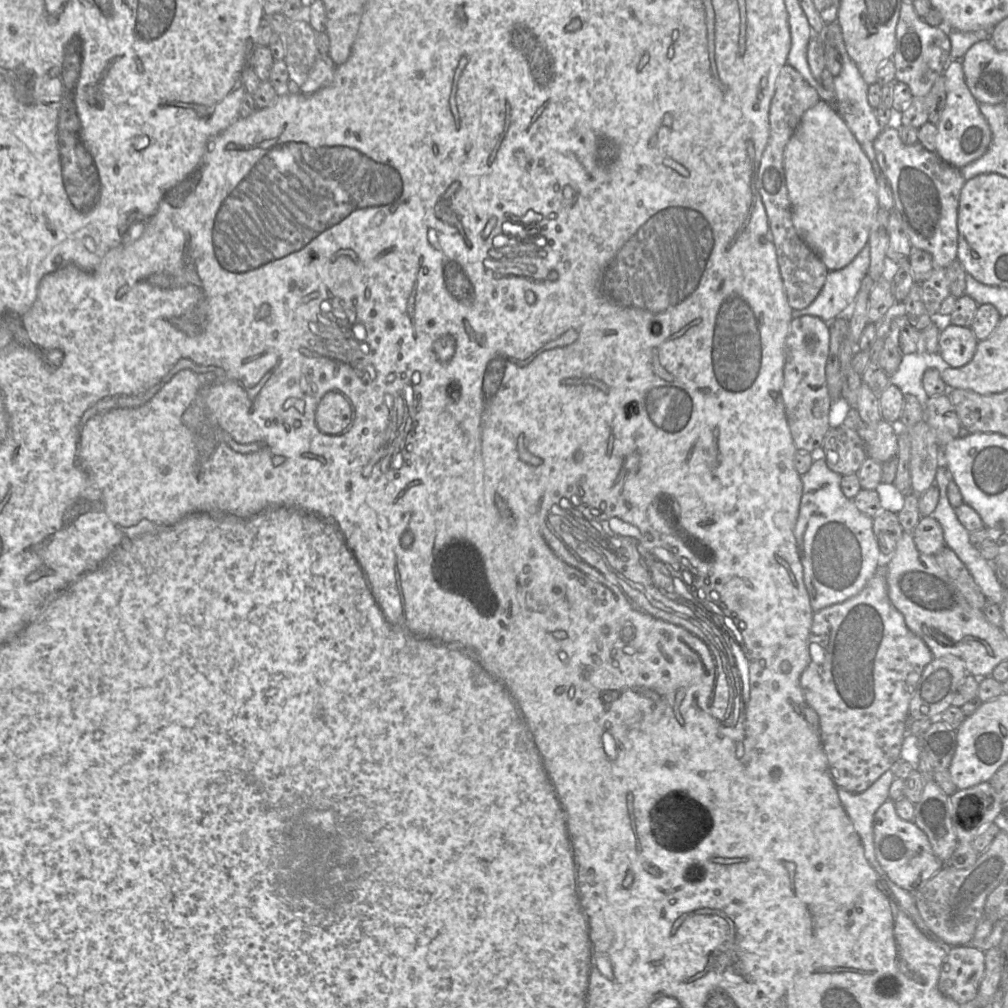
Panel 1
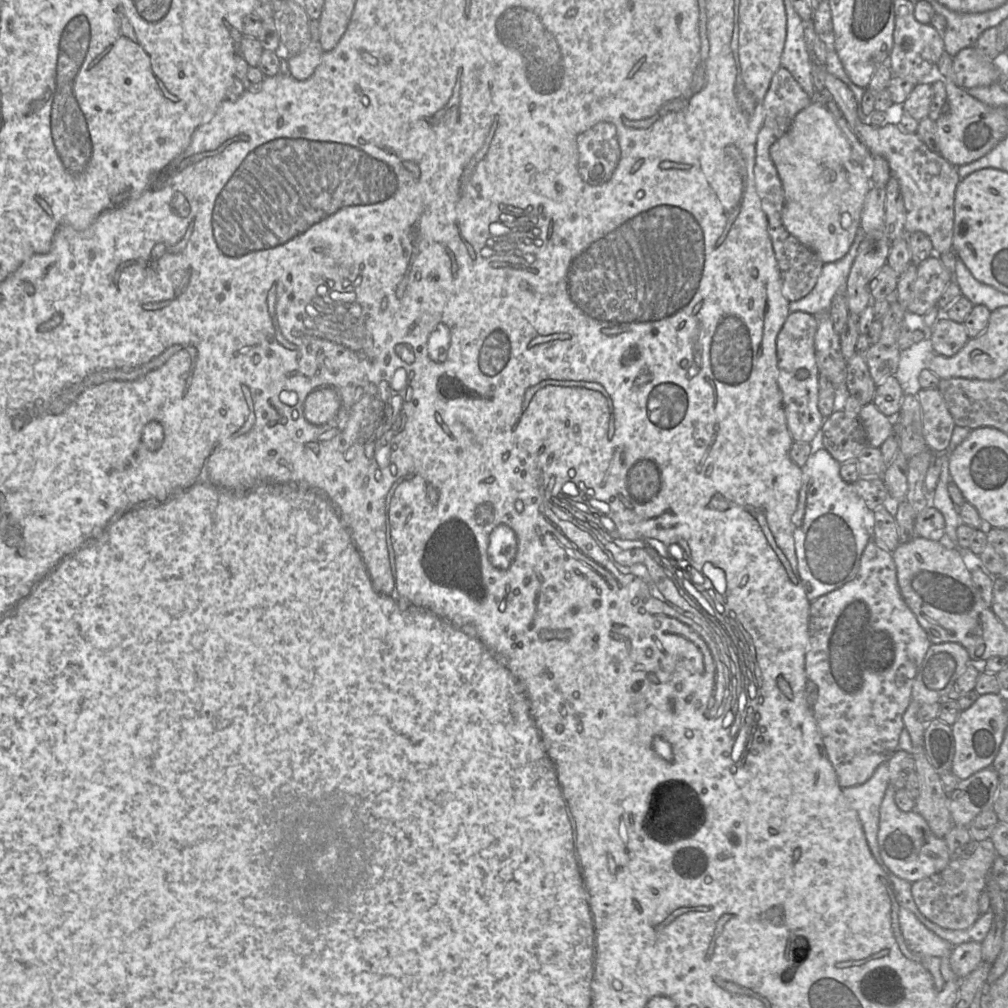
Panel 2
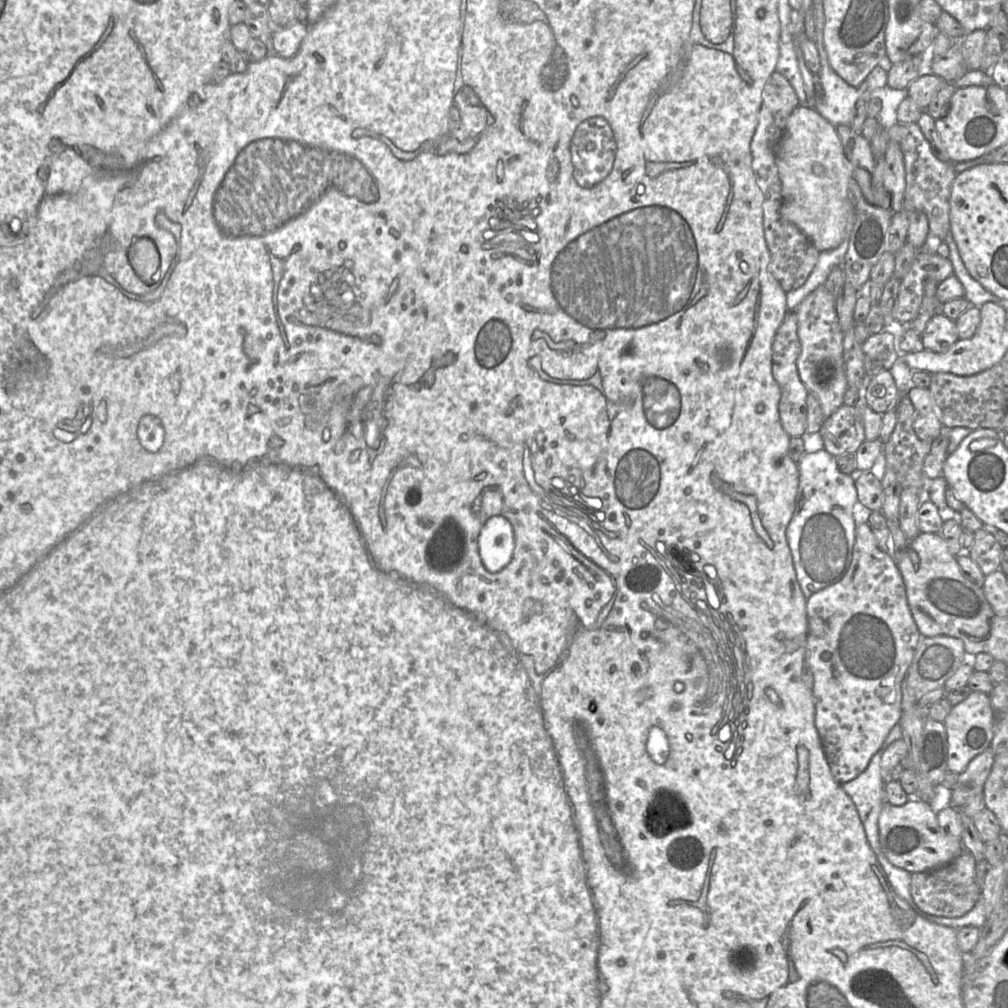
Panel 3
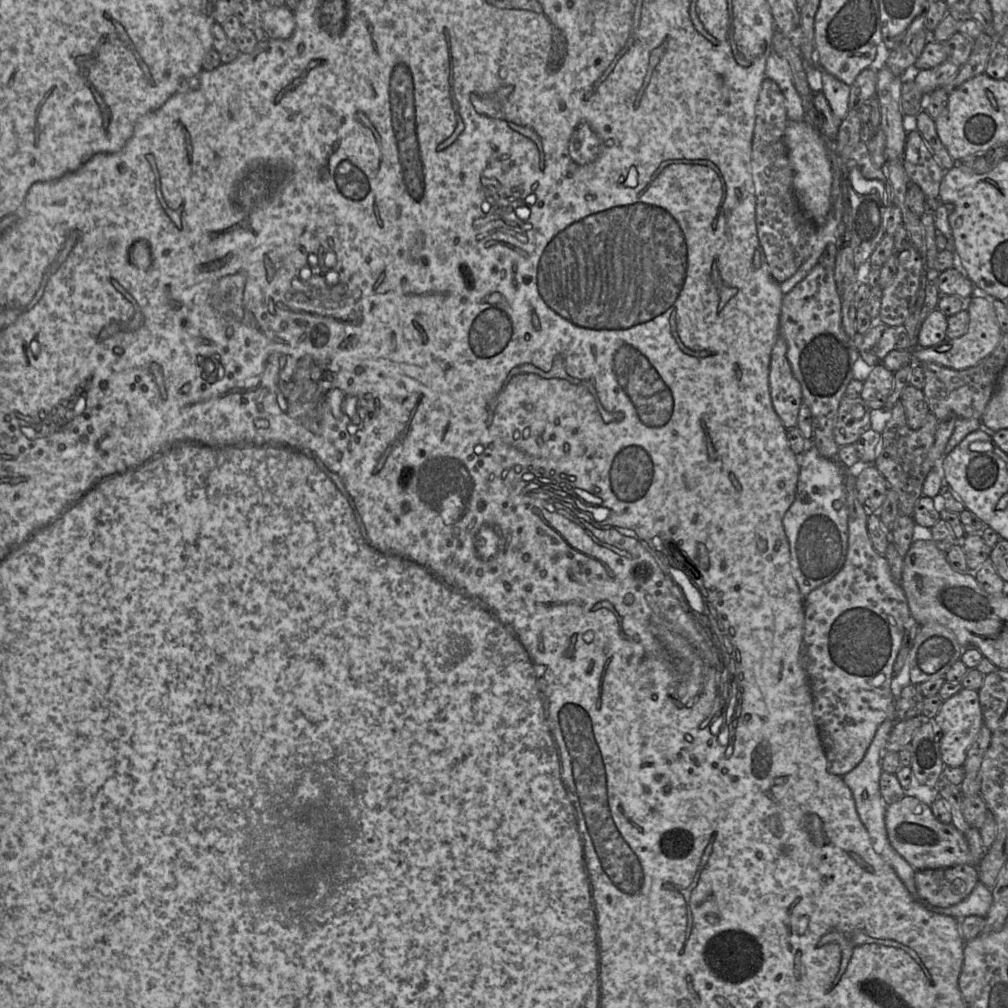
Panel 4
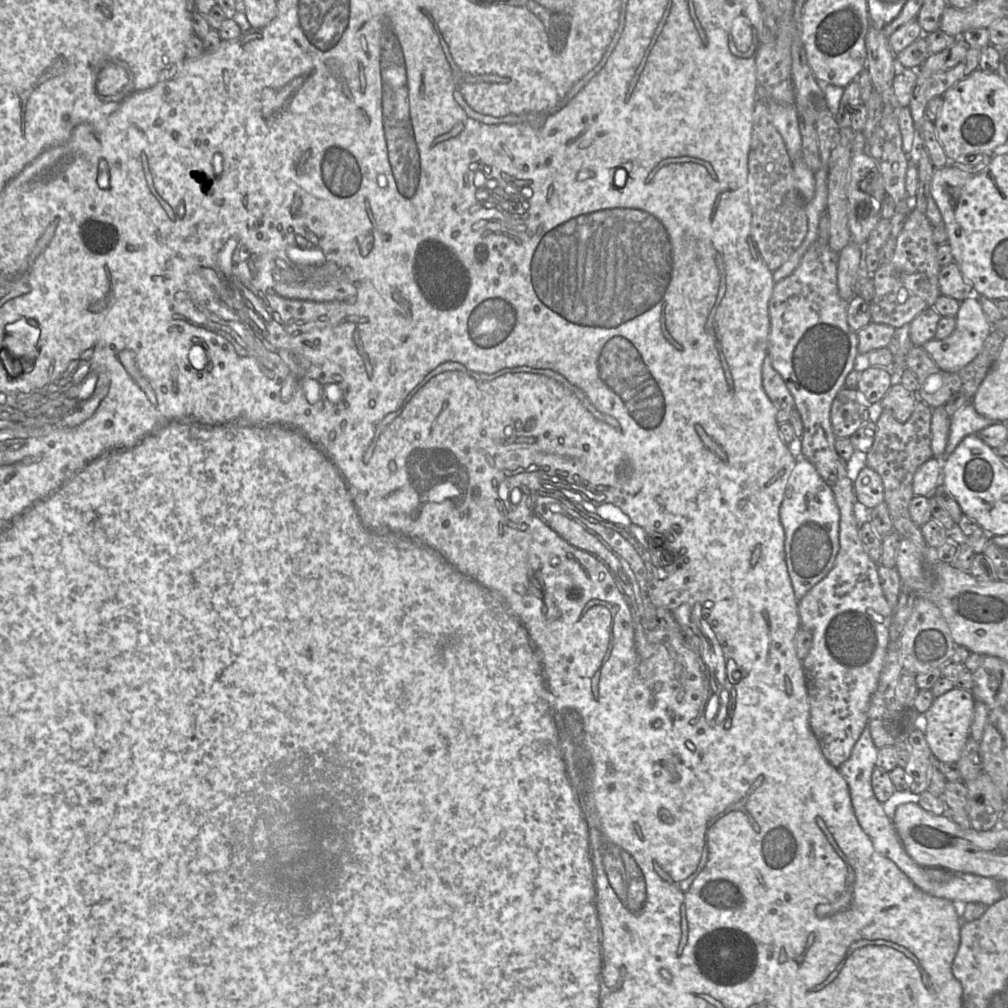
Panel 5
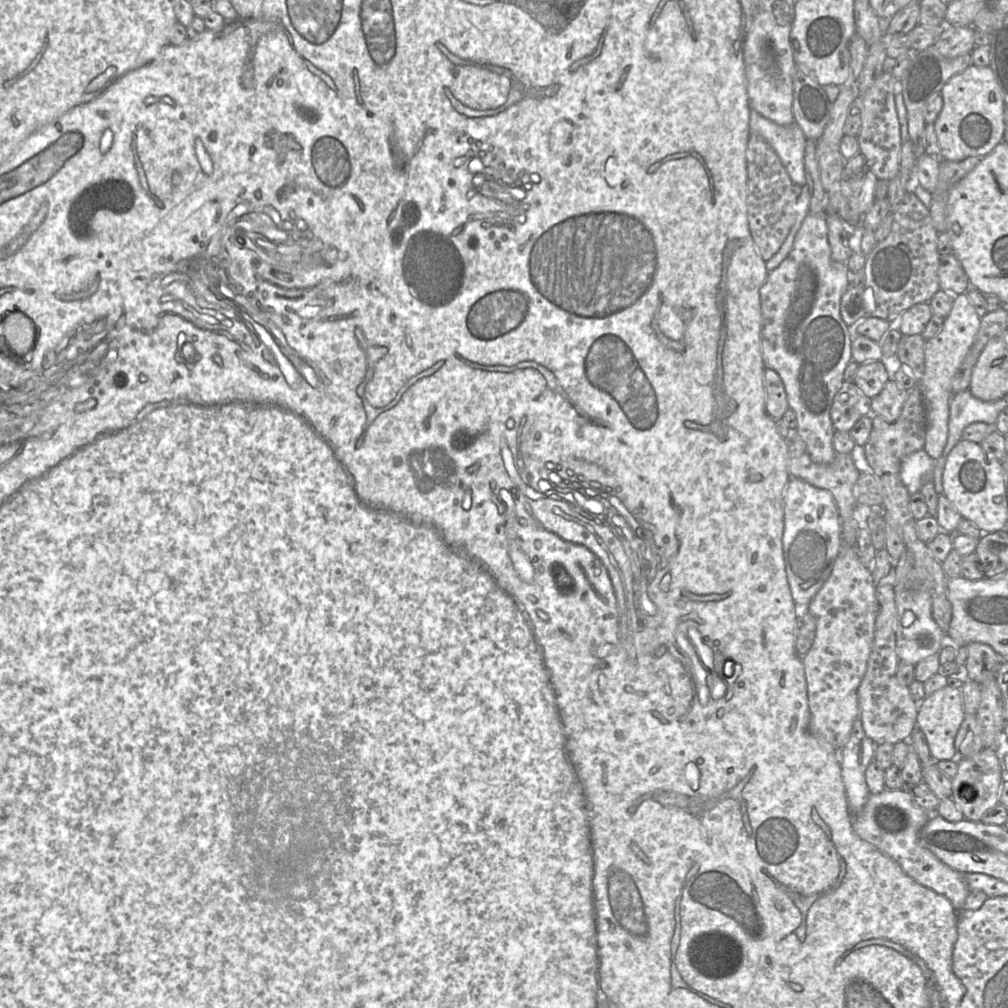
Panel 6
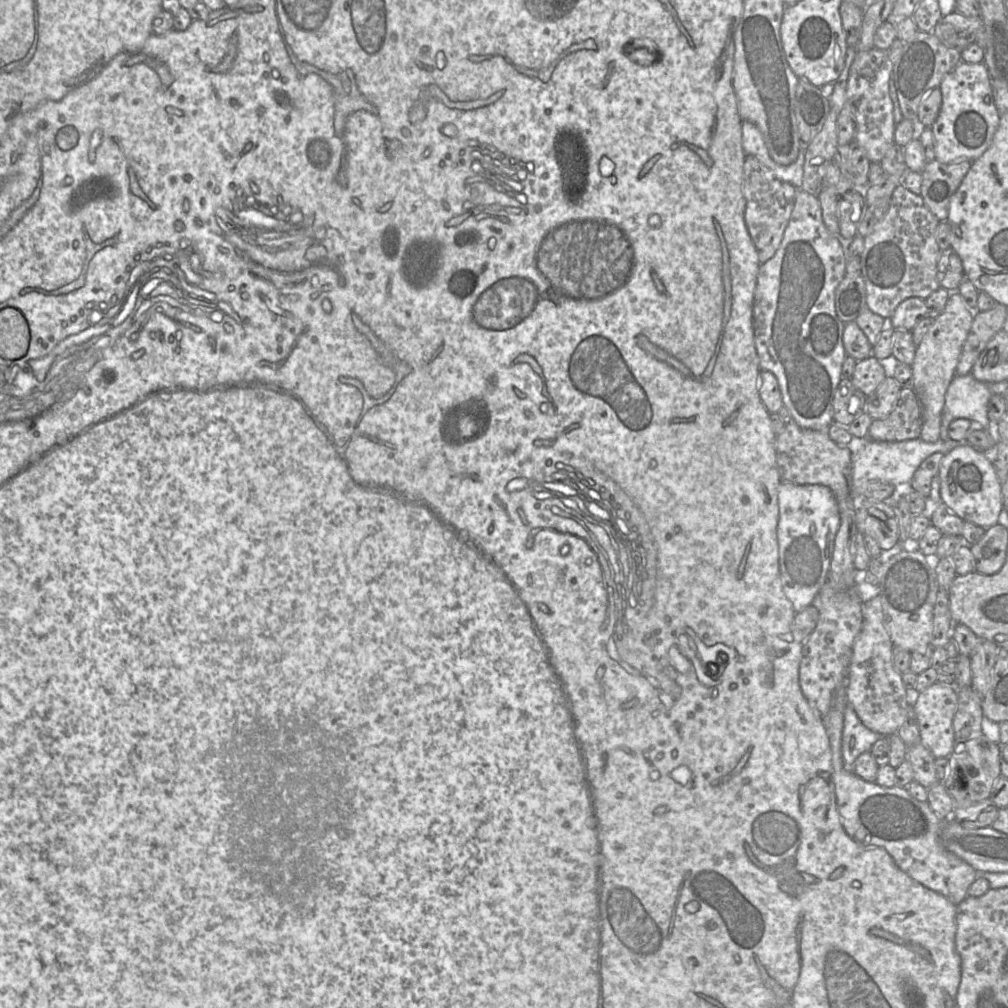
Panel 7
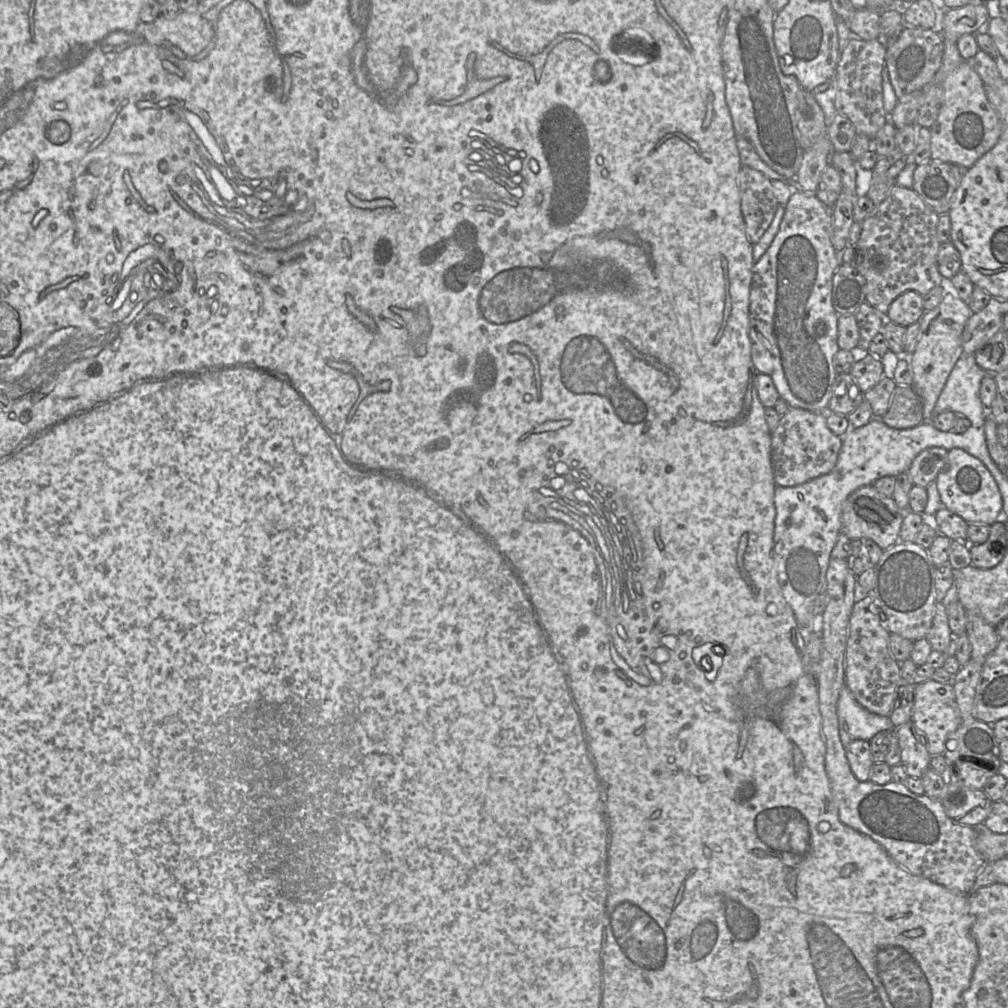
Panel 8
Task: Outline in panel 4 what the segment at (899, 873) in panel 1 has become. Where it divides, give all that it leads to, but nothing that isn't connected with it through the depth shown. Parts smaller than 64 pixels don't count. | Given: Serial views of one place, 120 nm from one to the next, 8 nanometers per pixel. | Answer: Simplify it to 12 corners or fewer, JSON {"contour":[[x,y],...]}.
{"contour":[[915,796],[887,805],[892,847],[915,869],[977,866],[963,833]]}

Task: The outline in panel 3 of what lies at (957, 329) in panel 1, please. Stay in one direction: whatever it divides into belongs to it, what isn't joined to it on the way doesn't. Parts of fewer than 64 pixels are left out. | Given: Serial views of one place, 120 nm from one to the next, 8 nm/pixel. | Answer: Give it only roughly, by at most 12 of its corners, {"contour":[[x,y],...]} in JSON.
{"contour":[[941,312],[921,334],[928,351],[947,352],[959,340],[955,321]]}

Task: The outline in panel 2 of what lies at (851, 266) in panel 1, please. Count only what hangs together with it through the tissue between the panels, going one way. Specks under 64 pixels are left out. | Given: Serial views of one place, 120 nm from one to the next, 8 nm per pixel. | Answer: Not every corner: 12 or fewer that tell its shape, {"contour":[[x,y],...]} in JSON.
{"contour":[[860,226],[846,255],[823,265],[813,290],[789,302],[790,312],[829,313],[847,283],[864,234]]}

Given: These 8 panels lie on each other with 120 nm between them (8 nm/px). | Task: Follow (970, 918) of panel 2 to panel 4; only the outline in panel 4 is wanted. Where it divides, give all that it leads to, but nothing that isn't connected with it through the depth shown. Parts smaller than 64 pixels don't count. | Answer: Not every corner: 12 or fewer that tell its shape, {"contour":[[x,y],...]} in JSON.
{"contour":[[962,864],[916,870],[919,896],[947,908],[979,881]]}

